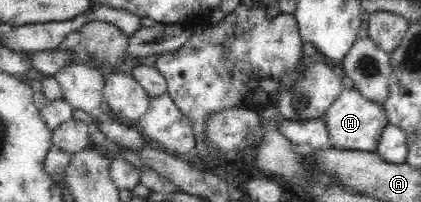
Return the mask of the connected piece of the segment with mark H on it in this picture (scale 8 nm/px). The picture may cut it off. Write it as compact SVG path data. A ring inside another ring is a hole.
M343 89L339 99L329 108L326 118L330 143L338 150L374 152L378 148L385 126L389 125L384 104L367 99L359 90Z

